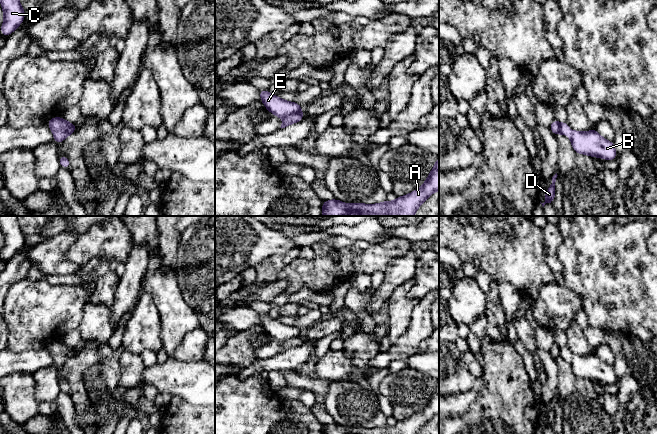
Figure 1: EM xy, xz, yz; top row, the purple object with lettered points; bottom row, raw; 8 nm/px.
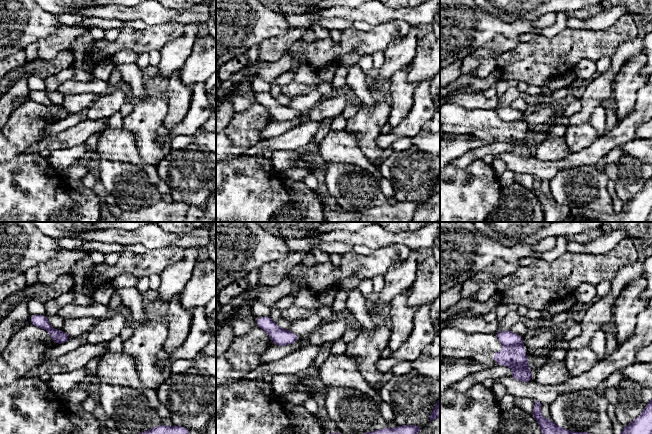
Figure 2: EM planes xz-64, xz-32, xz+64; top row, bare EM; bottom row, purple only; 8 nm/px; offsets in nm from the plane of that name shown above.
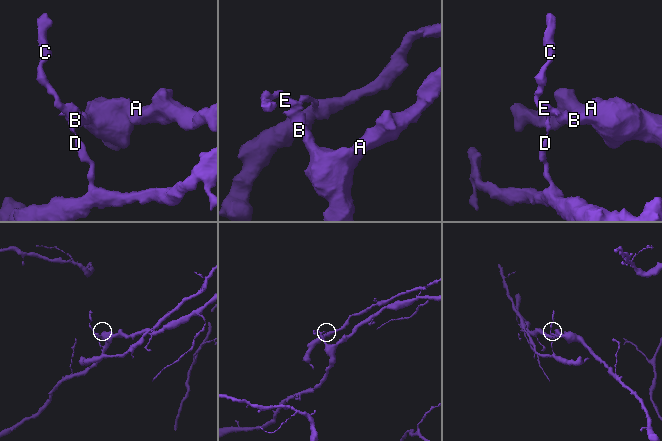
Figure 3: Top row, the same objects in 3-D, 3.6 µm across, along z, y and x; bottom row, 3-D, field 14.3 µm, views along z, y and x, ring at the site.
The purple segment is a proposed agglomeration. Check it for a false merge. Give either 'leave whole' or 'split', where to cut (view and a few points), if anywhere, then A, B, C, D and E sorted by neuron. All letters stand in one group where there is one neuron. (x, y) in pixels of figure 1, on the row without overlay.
split | xz (300, 336), (283, 341) | A B / C D E

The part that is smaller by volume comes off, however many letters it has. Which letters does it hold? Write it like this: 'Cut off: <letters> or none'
Cut off: C, D, E

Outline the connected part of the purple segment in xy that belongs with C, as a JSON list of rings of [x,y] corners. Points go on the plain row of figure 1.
[[[0,216],[0,226],[4,236],[4,247],[0,255],[7,261],[21,249],[25,243],[25,235],[19,226],[17,216]]]

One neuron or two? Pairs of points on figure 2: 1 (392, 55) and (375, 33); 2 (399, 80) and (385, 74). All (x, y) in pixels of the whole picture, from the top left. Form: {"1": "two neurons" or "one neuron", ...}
{"1": "two neurons", "2": "two neurons"}

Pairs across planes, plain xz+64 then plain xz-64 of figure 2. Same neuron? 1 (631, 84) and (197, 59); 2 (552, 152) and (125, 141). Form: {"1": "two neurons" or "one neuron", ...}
{"1": "two neurons", "2": "one neuron"}

